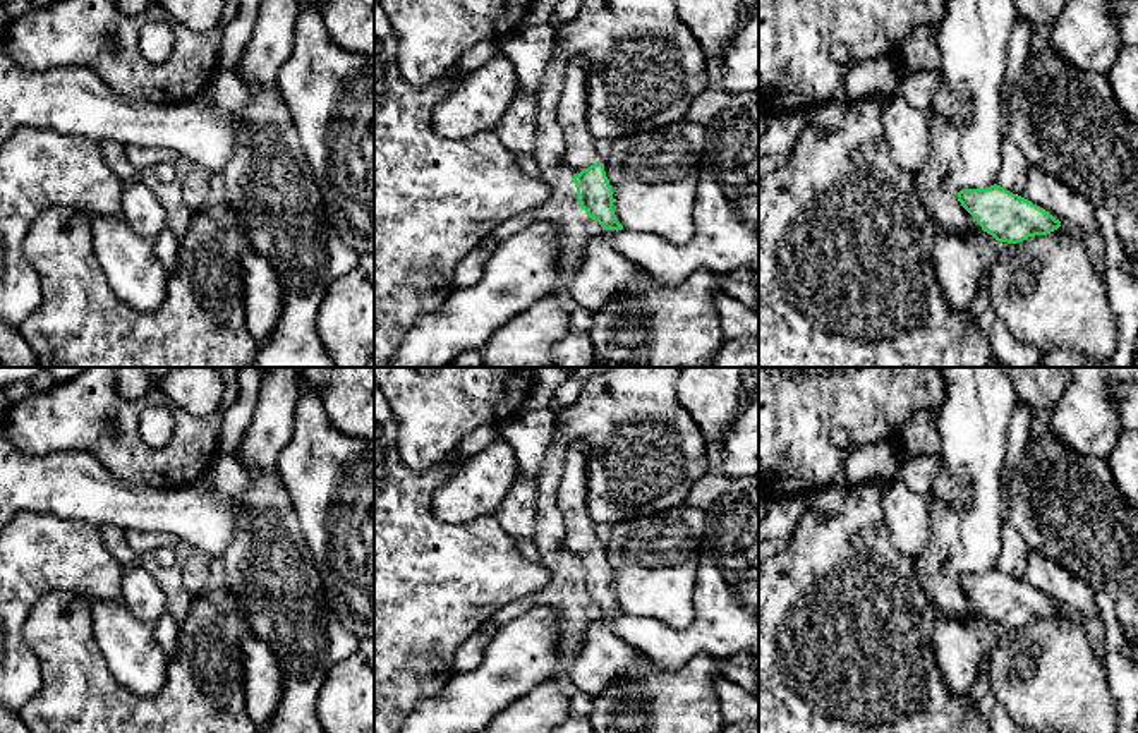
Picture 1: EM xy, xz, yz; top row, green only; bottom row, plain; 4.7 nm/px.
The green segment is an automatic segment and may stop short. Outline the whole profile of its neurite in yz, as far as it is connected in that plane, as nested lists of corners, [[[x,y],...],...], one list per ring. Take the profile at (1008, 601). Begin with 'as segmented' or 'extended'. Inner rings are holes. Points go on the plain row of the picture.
as segmented; [[[997,568],[963,573],[958,577],[958,585],[997,627],[1018,628],[1061,611],[1049,596]]]

